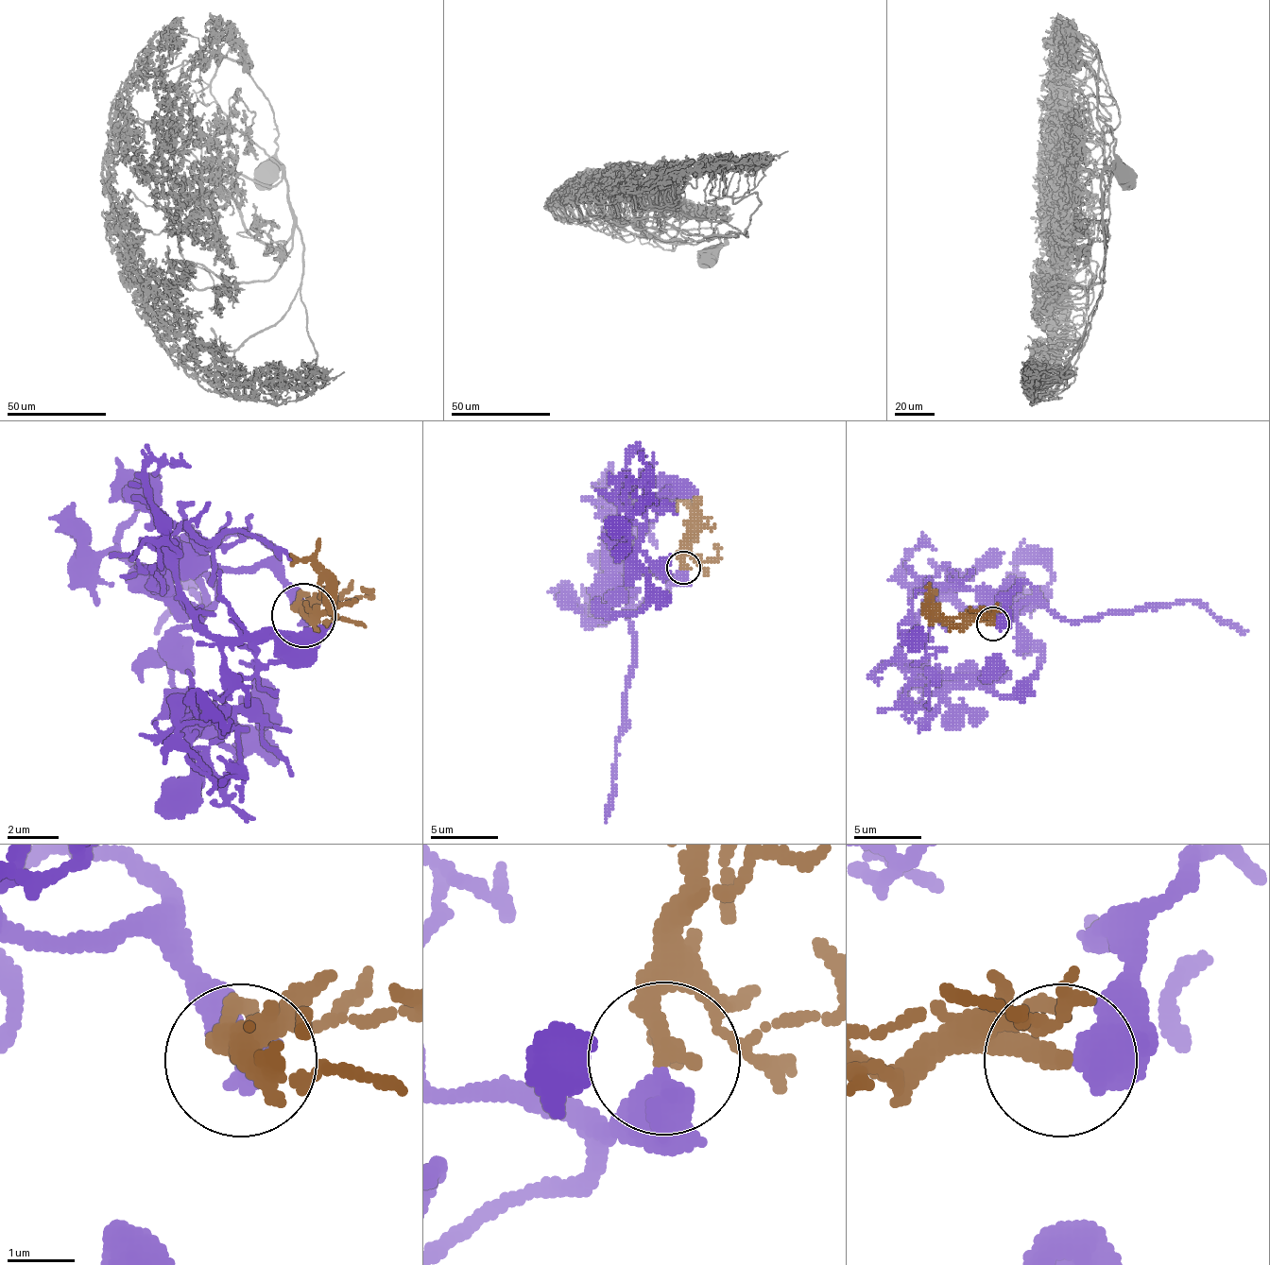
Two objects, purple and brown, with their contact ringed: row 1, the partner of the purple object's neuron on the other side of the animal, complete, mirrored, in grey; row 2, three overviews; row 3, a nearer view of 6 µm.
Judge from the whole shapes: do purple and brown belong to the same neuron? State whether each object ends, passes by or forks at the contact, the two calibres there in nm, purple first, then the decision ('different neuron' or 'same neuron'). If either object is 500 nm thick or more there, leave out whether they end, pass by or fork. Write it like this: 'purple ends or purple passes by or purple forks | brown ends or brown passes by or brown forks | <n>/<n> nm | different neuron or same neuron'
600/240 nm | same neuron

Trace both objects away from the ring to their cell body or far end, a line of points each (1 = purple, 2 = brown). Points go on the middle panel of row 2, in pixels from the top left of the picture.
1: (684, 568), (667, 578), (636, 572), (616, 501), (640, 476), (636, 487), (619, 497), (629, 544), (616, 561)
2: (684, 568), (687, 521), (694, 510), (684, 501), (677, 510)

